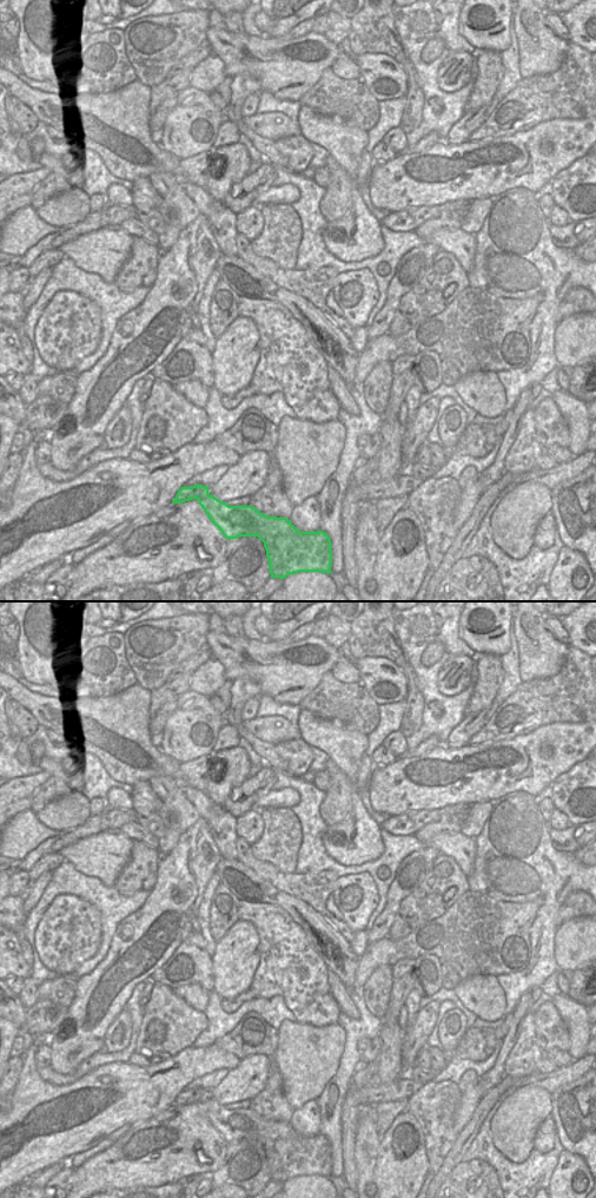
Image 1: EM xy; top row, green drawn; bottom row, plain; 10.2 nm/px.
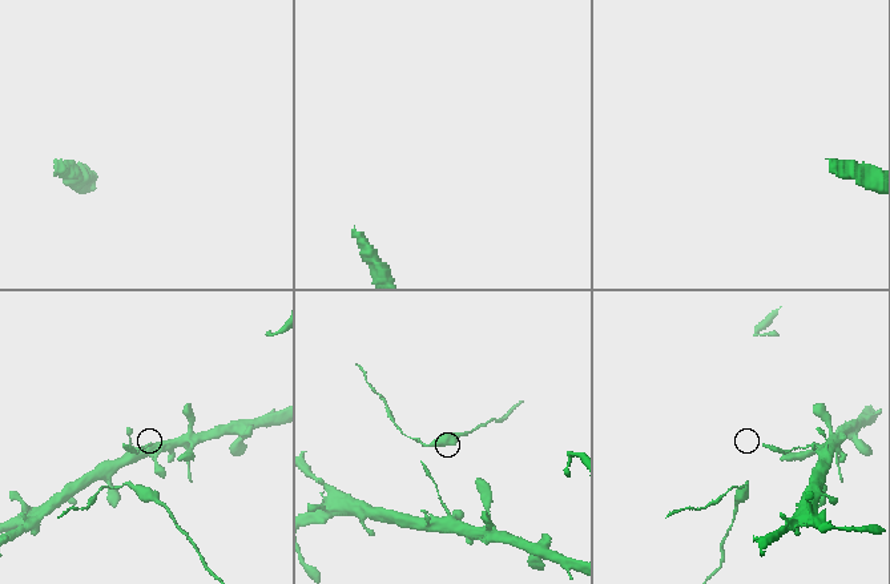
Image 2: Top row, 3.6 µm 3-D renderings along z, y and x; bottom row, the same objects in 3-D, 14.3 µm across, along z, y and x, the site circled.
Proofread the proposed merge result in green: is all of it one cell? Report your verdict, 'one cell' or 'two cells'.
two cells

